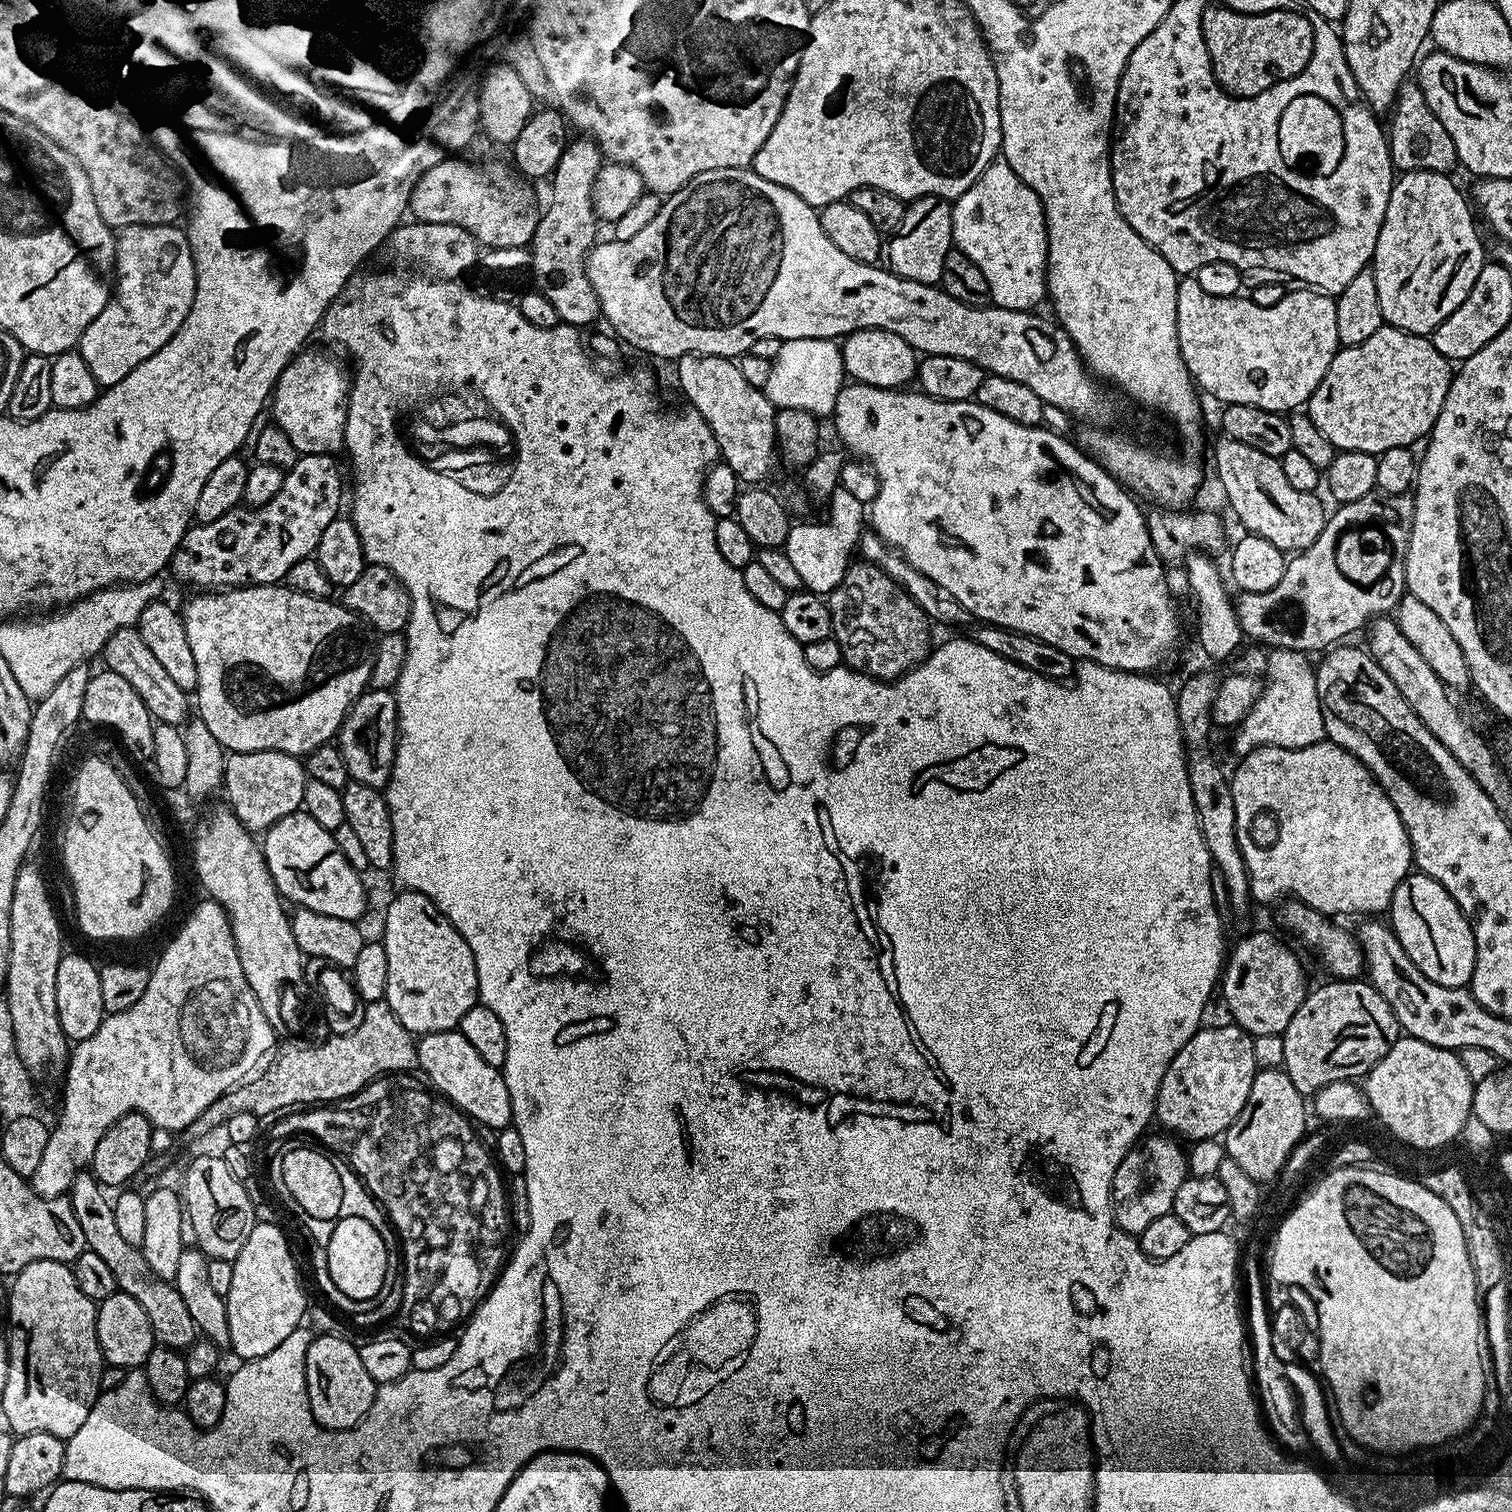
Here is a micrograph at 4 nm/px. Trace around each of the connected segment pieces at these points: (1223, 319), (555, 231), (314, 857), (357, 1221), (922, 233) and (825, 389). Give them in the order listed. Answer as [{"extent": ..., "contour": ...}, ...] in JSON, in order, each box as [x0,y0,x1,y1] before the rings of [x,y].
[{"extent":[1176,278,1341,414],"contour":[[[1184,278],[1176,285],[1176,297],[1178,298],[1178,310],[1176,321],[1178,322],[1178,346],[1182,350],[1182,358],[1186,362],[1186,370],[1191,374],[1193,381],[1201,393],[1209,392],[1216,400],[1221,400],[1221,405],[1241,404],[1242,406],[1258,406],[1262,410],[1270,410],[1281,414],[1291,413],[1293,410],[1300,410],[1312,399],[1318,382],[1326,374],[1330,362],[1335,358],[1338,349],[1341,347],[1338,338],[1338,314],[1336,313],[1335,299],[1329,293],[1313,290],[1308,286],[1300,286],[1297,292],[1285,291],[1283,298],[1272,306],[1256,305],[1255,302],[1244,294],[1237,294],[1228,297],[1215,297],[1202,290],[1199,282],[1194,278]]]},{"extent":[530,138,602,330],"contour":[[[587,138],[576,139],[565,148],[553,173],[550,182],[552,201],[543,209],[537,232],[530,243],[530,276],[534,281],[535,291],[554,305],[561,325],[584,330],[587,329],[587,324],[594,323],[596,319],[599,321],[602,316],[598,294],[594,294],[594,286],[590,286],[588,277],[588,254],[598,243],[598,221],[592,191],[602,163],[602,153],[594,141]]]},{"extent":[262,810,367,922],"contour":[[[301,810],[286,814],[286,818],[278,818],[278,822],[263,833],[262,847],[272,880],[289,905],[353,922],[359,921],[359,916],[367,910],[365,877],[356,872],[350,862],[346,862],[346,854],[338,850],[335,835],[318,826],[310,814]]]},{"extent":[326,1218,390,1300],"contour":[[[342,1218],[331,1225],[326,1241],[330,1278],[346,1297],[358,1300],[372,1299],[382,1290],[386,1266],[390,1262],[382,1234],[362,1218]]]},{"extent":[882,196,953,285],"contour":[[[923,196],[905,207],[898,230],[883,241],[882,264],[903,280],[939,285],[946,254],[953,248],[952,204],[940,196]]]},{"extent":[762,338,845,418],"contour":[[[798,338],[781,343],[780,354],[772,361],[772,373],[762,390],[780,408],[806,410],[811,416],[825,418],[835,413],[838,394],[845,383],[844,353],[836,340]]]}]

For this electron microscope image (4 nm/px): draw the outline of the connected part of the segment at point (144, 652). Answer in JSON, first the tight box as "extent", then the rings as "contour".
{"extent":[102,627,190,725],"contour":[[[139,627],[123,628],[114,634],[106,642],[102,653],[103,667],[107,671],[118,674],[118,678],[126,678],[130,686],[134,686],[134,694],[142,698],[142,702],[148,708],[153,721],[162,724],[183,725],[189,719],[190,696],[170,679],[170,674],[159,664],[158,658],[146,647],[146,642],[142,642],[142,634]]]}

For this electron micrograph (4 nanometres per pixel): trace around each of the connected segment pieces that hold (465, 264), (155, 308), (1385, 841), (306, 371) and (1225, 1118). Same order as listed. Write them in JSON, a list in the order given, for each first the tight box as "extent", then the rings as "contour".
[{"extent":[392,222,482,281],"contour":[[[419,222],[401,223],[392,232],[392,252],[404,264],[421,268],[425,277],[434,280],[459,281],[482,260],[482,245],[470,230],[456,225],[432,225]]]},{"extent":[78,224,196,389],"contour":[[[139,224],[116,236],[114,287],[106,306],[82,334],[78,351],[101,389],[114,386],[146,358],[158,354],[186,322],[196,293],[196,267],[185,229]]]},{"extent":[1230,738,1414,918],"contour":[[[1325,738],[1319,744],[1301,748],[1256,748],[1250,754],[1239,757],[1238,763],[1240,765],[1230,772],[1230,783],[1234,794],[1234,818],[1238,846],[1248,867],[1248,879],[1252,882],[1253,893],[1265,892],[1268,896],[1280,896],[1279,898],[1292,897],[1332,918],[1340,918],[1336,916],[1376,918],[1391,909],[1394,890],[1398,890],[1398,886],[1414,868],[1412,843],[1406,834],[1406,826],[1398,810],[1394,810],[1394,802],[1390,802],[1390,798],[1380,788],[1380,783],[1372,777],[1371,770],[1362,761],[1354,758],[1354,754],[1350,754],[1342,746]]]},{"extent":[270,351,350,454],"contour":[[[308,351],[297,352],[282,370],[270,397],[270,420],[285,432],[300,454],[336,454],[344,448],[350,376],[330,353]]]},{"extent":[1155,1022,1258,1142],"contour":[[[1234,1022],[1220,1024],[1217,1028],[1201,1027],[1188,1039],[1186,1046],[1178,1050],[1174,1062],[1166,1070],[1156,1095],[1155,1119],[1160,1120],[1161,1129],[1171,1130],[1177,1137],[1188,1142],[1210,1140],[1223,1137],[1228,1127],[1242,1114],[1242,1106],[1246,1106],[1246,1098],[1250,1098],[1250,1086],[1258,1071],[1256,1064],[1257,1041],[1246,1030],[1242,1030]]]}]

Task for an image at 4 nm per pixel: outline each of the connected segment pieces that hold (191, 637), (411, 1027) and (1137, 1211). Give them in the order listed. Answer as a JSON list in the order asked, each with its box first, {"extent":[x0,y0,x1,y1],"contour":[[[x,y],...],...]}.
[{"extent":[182,584,376,757],"contour":[[[250,584],[246,588],[229,588],[227,590],[204,590],[189,602],[185,608],[182,608],[182,615],[184,618],[184,625],[186,626],[186,638],[190,642],[190,650],[194,654],[194,666],[198,666],[198,682],[196,683],[196,691],[194,693],[194,708],[198,716],[206,724],[210,733],[214,734],[217,742],[228,752],[253,752],[254,750],[278,750],[285,752],[291,756],[305,757],[309,752],[313,752],[318,746],[329,743],[339,733],[342,722],[346,718],[346,714],[352,708],[352,704],[357,700],[363,692],[370,685],[370,674],[374,670],[374,658],[376,657],[376,646],[374,643],[374,636],[371,631],[366,627],[363,619],[357,616],[356,613],[345,608],[343,603],[336,602],[332,604],[331,599],[319,600],[318,598],[310,598],[301,592],[295,592],[292,588],[281,586],[280,584]]]},{"extent":[382,892,478,1032],"contour":[[[421,892],[397,893],[384,912],[382,943],[390,962],[384,999],[408,1032],[453,1031],[462,1016],[478,1003],[474,954],[430,898]]]},{"extent":[1112,1134,1190,1234],"contour":[[[1168,1134],[1160,1135],[1164,1136],[1145,1135],[1128,1151],[1126,1158],[1122,1158],[1114,1174],[1112,1216],[1119,1231],[1139,1234],[1146,1230],[1146,1226],[1150,1226],[1150,1222],[1155,1222],[1157,1218],[1162,1218],[1162,1214],[1171,1212],[1178,1186],[1182,1186],[1184,1179],[1190,1175],[1185,1149],[1180,1149],[1181,1141]]]}]

